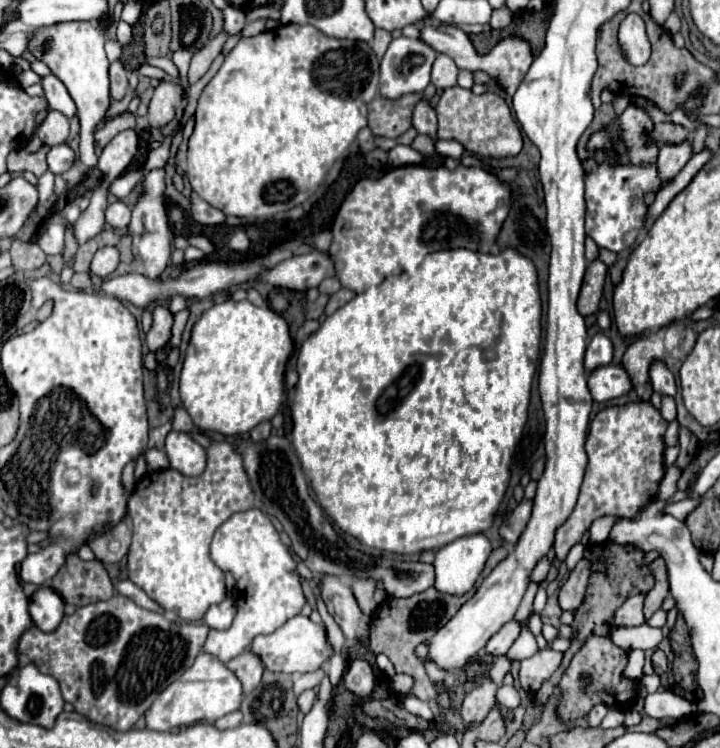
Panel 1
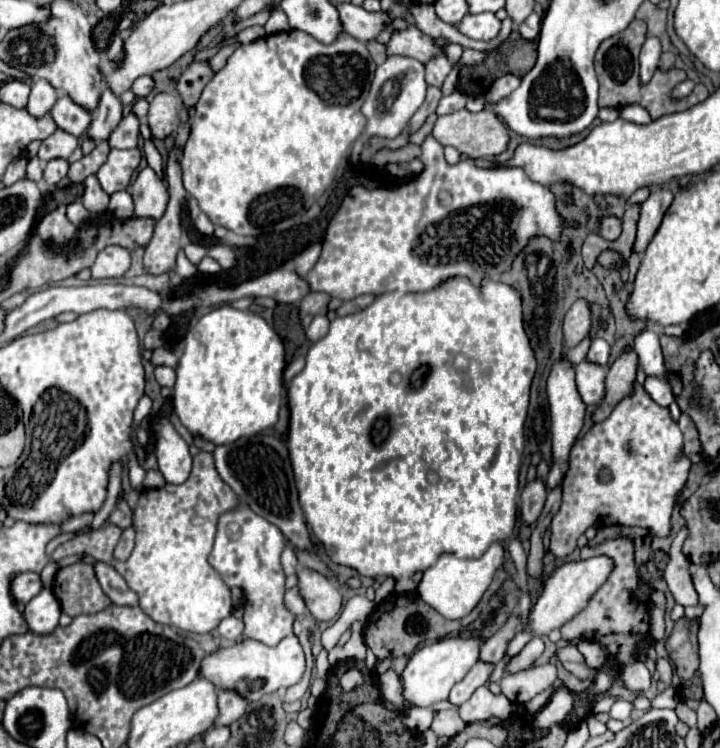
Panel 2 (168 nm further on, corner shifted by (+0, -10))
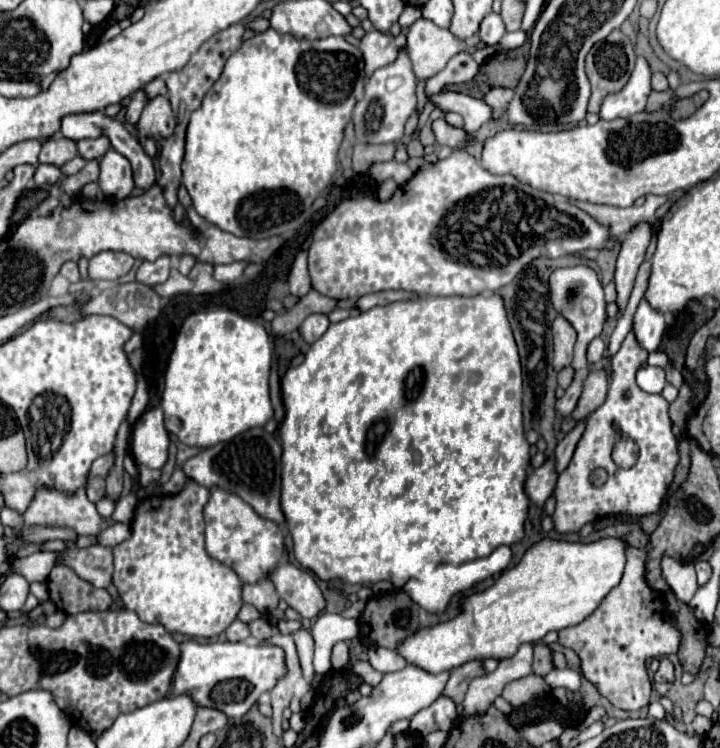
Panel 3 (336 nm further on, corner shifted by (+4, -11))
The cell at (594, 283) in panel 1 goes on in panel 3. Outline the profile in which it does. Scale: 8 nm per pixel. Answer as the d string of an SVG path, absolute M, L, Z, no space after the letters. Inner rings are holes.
M561 314L553 320L551 328L553 328L553 344L555 344L553 366L555 366L555 370L561 370L561 368L569 366L573 360L573 344L577 340L577 332L569 324L569 320L565 320Z

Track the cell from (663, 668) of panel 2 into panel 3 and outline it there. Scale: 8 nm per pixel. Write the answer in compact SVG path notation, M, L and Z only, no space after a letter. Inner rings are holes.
M661 658L659 670L655 674L655 682L673 682L673 680L675 680L675 676L673 676L673 664L667 658Z

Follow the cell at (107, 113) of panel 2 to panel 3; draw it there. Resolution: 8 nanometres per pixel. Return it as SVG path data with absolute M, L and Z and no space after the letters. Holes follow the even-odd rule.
M99 136L99 138L85 138L85 140L79 140L77 142L77 148L79 148L79 154L85 158L85 160L93 160L93 158L101 158L107 150L109 150L109 138L107 136Z

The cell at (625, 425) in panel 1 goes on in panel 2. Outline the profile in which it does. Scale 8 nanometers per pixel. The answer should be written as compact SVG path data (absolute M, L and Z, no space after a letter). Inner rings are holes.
M635 381L633 393L625 395L611 411L611 415L593 425L581 439L575 441L569 453L569 469L563 483L563 503L559 513L551 523L551 553L557 557L569 555L577 547L577 537L585 533L585 529L597 523L611 525L629 525L629 527L645 527L657 537L671 535L671 513L675 507L675 499L687 481L687 473L691 469L691 461L683 453L683 433L673 421L669 407L657 405L647 391ZM609 469L611 481L601 483L599 471Z

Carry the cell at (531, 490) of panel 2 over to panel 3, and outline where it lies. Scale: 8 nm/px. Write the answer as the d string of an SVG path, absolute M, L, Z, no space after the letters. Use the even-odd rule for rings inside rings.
M551 458L541 468L535 468L525 480L525 492L531 500L531 504L541 508L545 504L545 500L553 494L555 482L557 482L557 474L553 468L553 458Z

